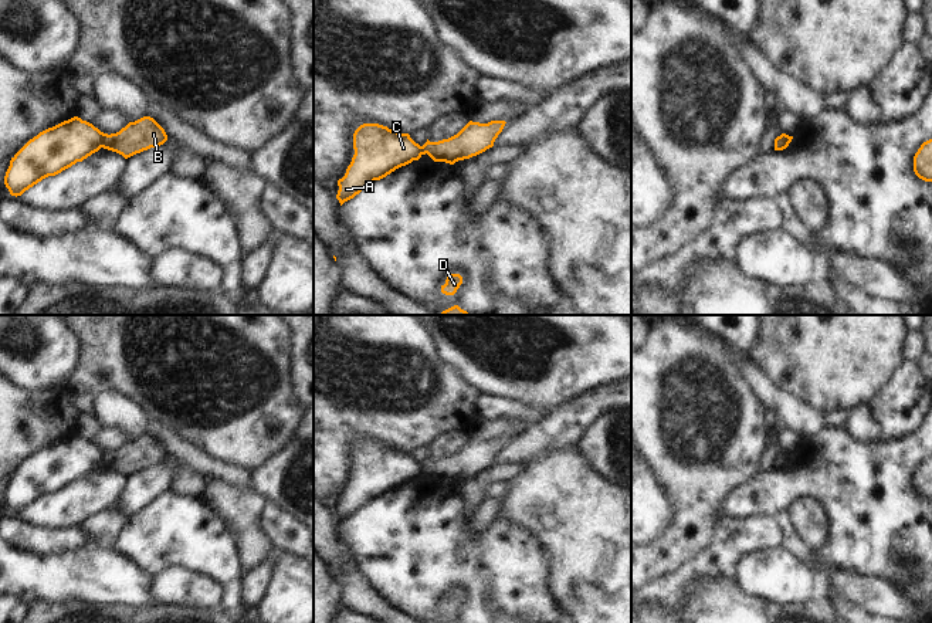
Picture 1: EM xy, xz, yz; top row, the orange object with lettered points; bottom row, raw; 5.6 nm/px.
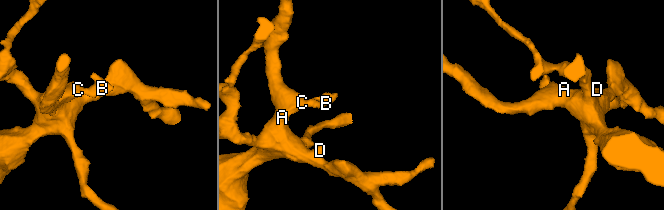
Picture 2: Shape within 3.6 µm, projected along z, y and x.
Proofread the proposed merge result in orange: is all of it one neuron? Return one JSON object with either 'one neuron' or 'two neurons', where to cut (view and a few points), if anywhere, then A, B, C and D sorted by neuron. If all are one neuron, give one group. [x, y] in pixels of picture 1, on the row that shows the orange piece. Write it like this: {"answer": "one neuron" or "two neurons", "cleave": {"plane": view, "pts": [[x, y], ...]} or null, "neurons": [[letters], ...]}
{"answer": "two neurons", "cleave": {"plane": "xy", "pts": [[102, 134], [104, 146]]}, "neurons": [["A", "C", "D"], ["B"]]}

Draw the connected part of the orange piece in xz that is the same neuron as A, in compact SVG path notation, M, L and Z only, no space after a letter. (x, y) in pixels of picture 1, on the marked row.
M379 123L360 125L353 133L353 149L352 162L338 180L336 199L340 206L375 180L421 158L421 146L409 133Z

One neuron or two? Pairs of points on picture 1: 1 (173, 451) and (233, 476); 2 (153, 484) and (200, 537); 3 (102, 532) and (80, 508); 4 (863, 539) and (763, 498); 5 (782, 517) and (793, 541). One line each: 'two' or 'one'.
1: one
2: two
3: two
4: one
5: one

